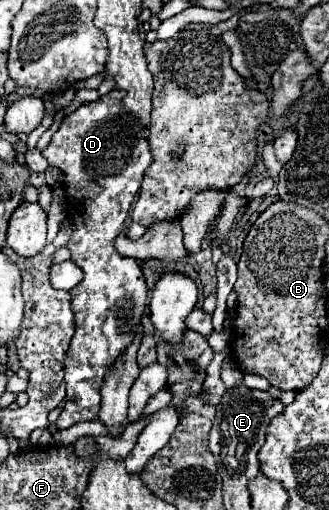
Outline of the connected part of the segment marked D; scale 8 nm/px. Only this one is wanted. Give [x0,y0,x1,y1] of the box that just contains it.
[42,90,152,428]

